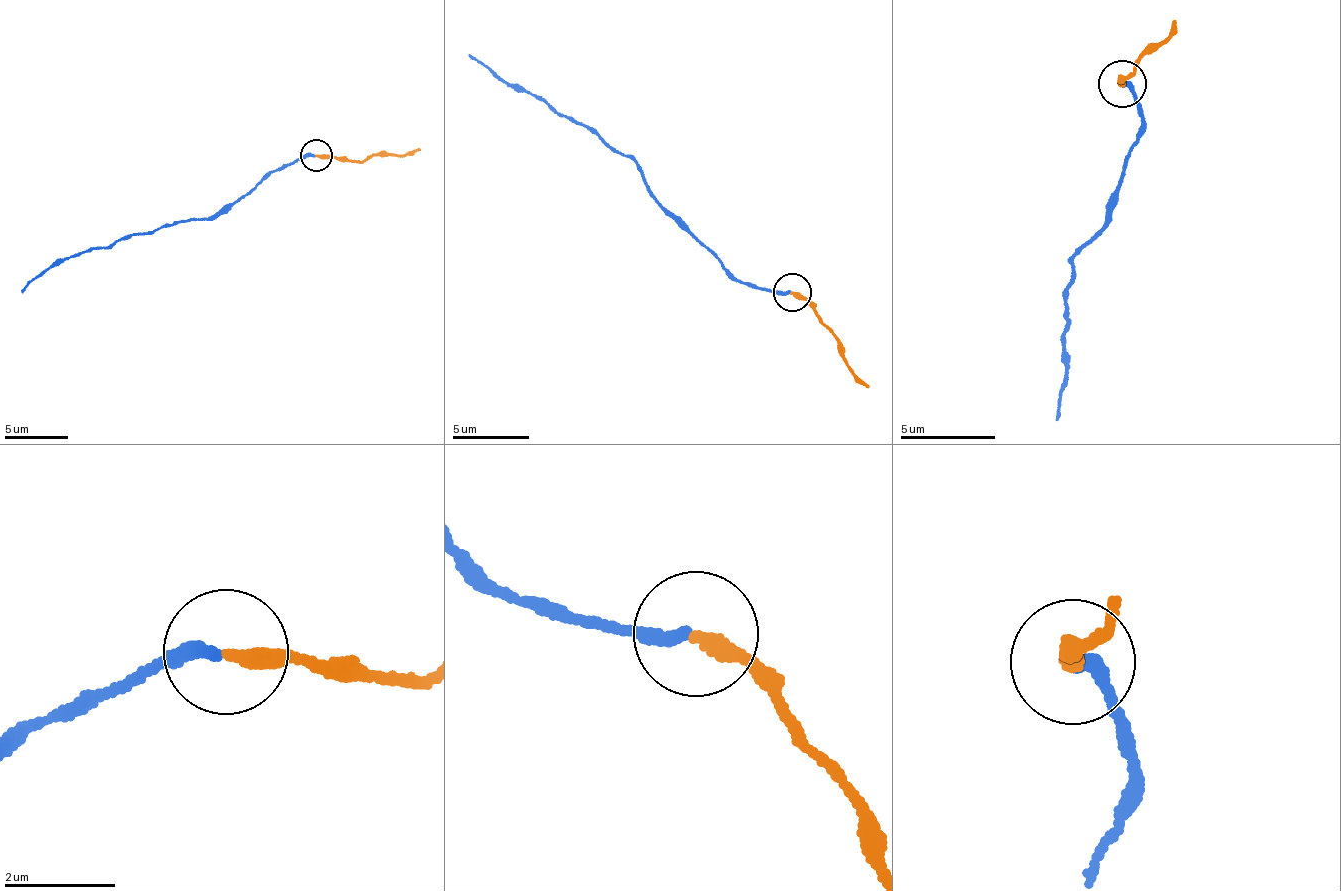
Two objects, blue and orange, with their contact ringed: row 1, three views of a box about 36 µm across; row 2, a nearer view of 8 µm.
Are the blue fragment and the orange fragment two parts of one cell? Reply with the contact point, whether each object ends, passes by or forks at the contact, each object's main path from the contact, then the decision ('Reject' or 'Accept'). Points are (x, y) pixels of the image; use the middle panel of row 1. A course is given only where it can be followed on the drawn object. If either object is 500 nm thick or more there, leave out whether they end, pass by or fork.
Place: (792, 292). At the ring blue ends. At the ring orange ends. Course of blue: (791, 291), (751, 288), (662, 206), (634, 162), (470, 55). Course of orange: (791, 291), (836, 337), (849, 372), (868, 388). Reject

